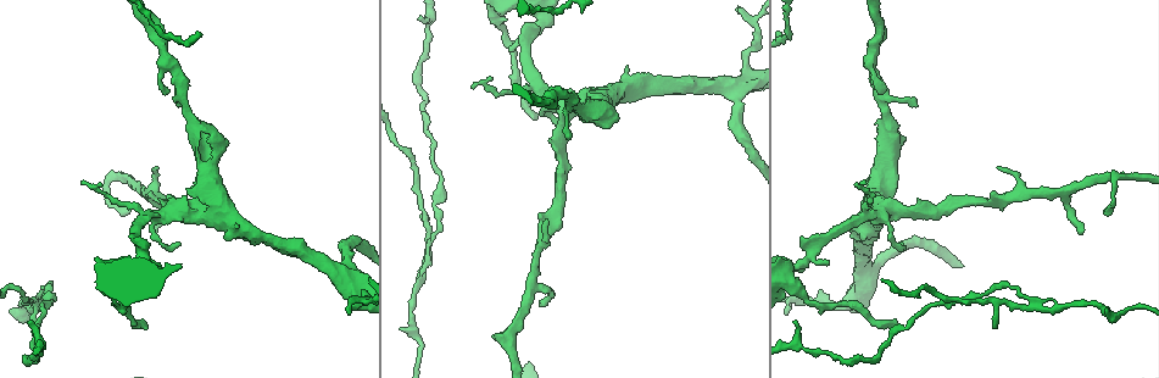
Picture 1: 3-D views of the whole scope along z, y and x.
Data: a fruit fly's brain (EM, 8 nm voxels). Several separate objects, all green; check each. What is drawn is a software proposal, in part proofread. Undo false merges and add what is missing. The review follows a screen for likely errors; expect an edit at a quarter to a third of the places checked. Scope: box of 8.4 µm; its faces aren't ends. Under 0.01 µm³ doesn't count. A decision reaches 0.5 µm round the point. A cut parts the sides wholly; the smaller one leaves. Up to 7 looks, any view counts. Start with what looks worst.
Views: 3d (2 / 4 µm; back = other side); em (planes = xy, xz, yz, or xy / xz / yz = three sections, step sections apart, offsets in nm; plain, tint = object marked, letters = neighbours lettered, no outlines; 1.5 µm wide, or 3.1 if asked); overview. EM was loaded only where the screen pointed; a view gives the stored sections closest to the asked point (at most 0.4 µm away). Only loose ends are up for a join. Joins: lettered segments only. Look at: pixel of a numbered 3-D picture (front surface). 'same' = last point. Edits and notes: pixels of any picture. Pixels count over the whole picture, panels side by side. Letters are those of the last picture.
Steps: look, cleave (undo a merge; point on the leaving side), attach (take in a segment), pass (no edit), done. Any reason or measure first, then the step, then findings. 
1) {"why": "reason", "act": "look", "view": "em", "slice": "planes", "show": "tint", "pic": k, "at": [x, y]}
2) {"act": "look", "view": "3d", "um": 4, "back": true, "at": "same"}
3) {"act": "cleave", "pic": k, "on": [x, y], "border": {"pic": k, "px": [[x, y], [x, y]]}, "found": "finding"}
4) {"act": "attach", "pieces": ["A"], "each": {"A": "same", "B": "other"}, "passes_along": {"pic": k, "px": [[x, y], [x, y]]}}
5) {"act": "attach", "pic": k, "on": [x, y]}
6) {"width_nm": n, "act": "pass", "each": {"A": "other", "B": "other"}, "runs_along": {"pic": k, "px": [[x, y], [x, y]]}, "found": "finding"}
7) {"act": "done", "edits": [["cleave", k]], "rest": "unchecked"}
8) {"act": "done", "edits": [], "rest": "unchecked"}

{"act": "look", "view": "3d", "um": 2, "back": true, "pic": 1, "at": [81, 184]}

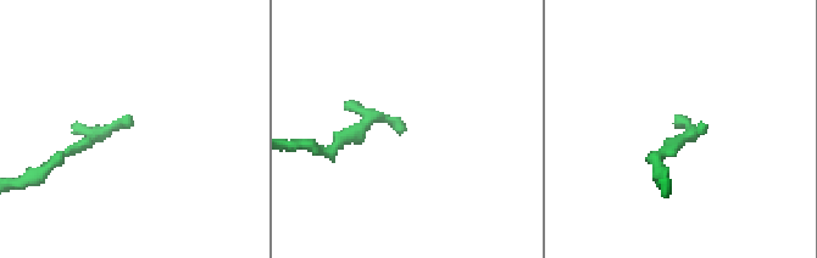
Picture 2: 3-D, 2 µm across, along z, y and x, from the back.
{"act": "look", "view": "em", "slice": "planes", "show": "letters", "pic": 2, "at": [406, 129]}

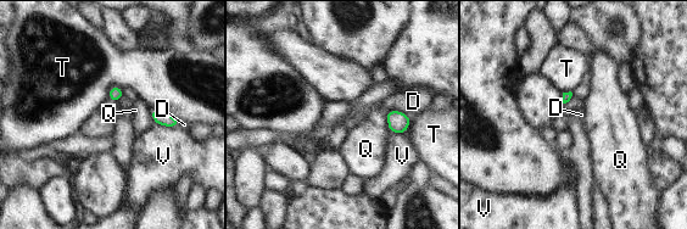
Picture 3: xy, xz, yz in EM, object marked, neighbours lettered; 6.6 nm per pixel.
{"width_nm": 60, "act": "pass", "each": {"D": "other", "Q": "other", "T": "other", "V": "other"}, "border": {"pic": 3, "px": [[151, 107], [158, 109], [179, 121]]}, "found": "none of them fits"}

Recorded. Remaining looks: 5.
{"why": "free end", "act": "look", "view": "3d", "um": 4, "pic": 1, "at": [903, 245]}

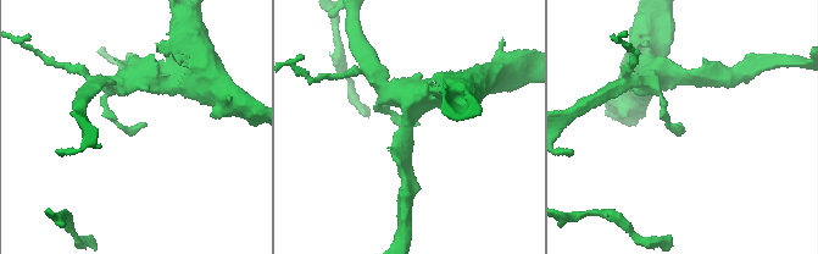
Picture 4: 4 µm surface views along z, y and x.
{"act": "look", "view": "em", "slice": "xy", "step": 4, "show": "letters", "pic": 4, "at": [682, 123]}

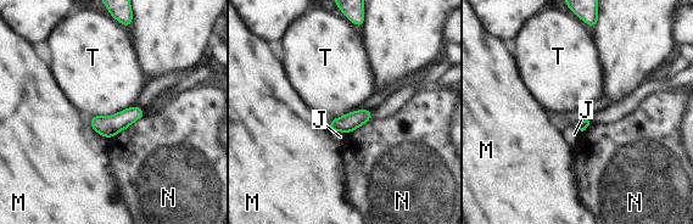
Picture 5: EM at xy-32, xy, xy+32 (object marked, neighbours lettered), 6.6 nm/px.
{"why": "another direction", "act": "look", "view": "em", "slice": "planes", "show": "letters", "at": "same"}

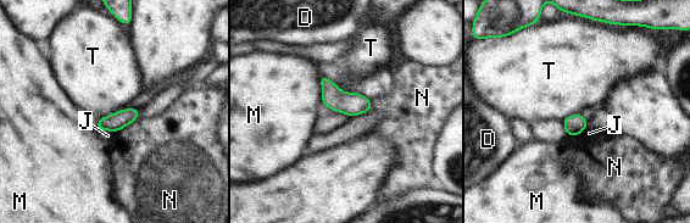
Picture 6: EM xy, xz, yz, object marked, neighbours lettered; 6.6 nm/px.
{"act": "pass", "each": {"D": "other", "J": "other", "M": "other", "N": "other", "T": "other"}, "border": {"pic": 6, "px": [[335, 84], [341, 90], [355, 93]]}, "found": "no lettered segment goes on from it"}

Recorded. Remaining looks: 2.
{"why": "an open end", "act": "look", "view": "3d", "um": 4, "pic": 1, "at": [1107, 209]}

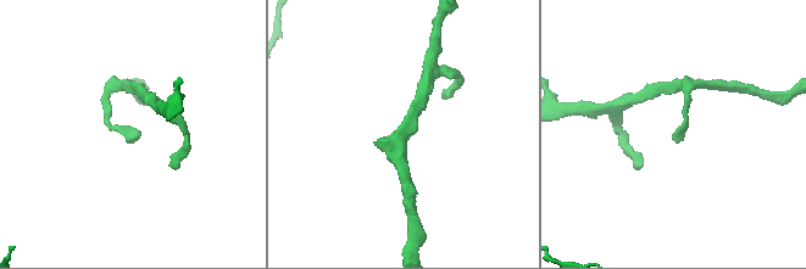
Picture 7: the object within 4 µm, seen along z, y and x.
{"why": "now the EM", "act": "look", "view": "em", "slice": "planes", "show": "letters", "pic": 7, "at": [139, 130]}

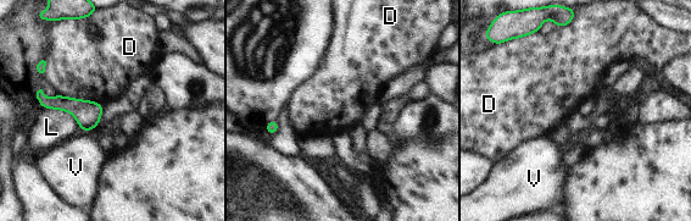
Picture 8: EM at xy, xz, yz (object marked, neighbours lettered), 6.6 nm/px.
{"act": "pass", "each": {"D": "other", "L": "other", "V": "other"}, "border": {"pic": 8, "px": [[57, 93], [99, 101], [102, 105]]}, "found": "none of them fits"}

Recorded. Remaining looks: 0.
{"act": "done", "edits": [], "rest": "unchecked"}

